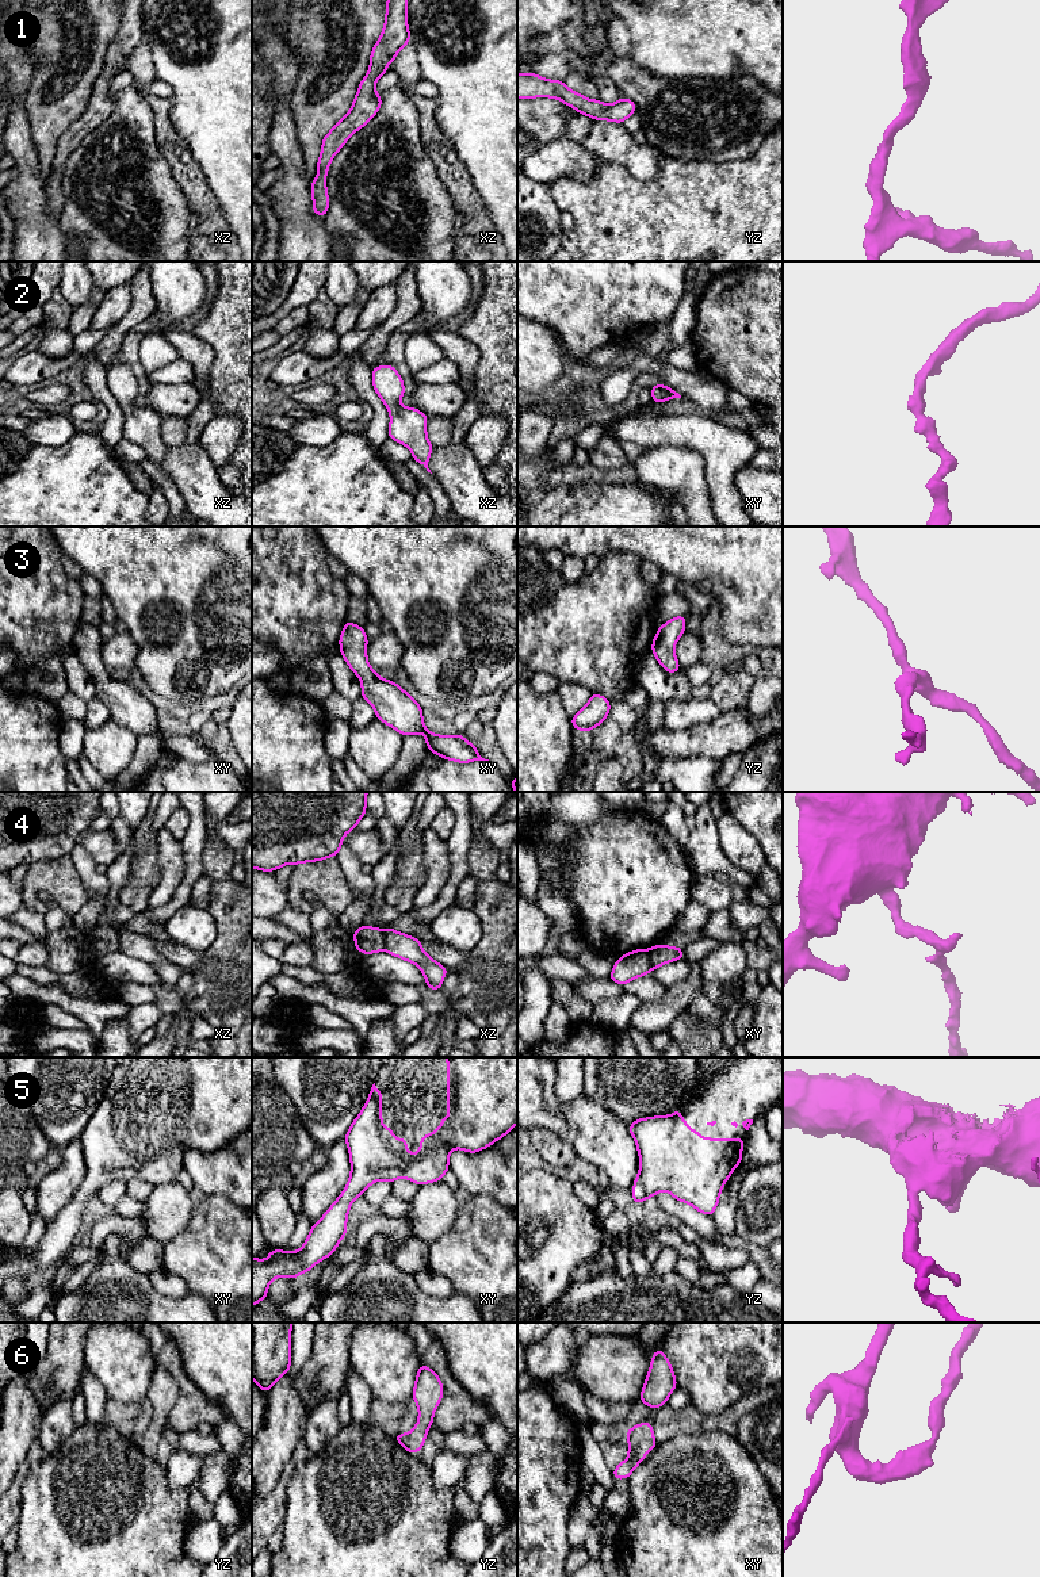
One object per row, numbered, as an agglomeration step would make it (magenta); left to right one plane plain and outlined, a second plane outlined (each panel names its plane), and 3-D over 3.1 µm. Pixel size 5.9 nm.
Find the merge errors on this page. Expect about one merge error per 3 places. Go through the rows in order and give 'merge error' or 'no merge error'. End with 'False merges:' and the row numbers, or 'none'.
1: no merge error
2: no merge error
3: no merge error
4: merge error
5: no merge error
6: no merge error
False merges: 4

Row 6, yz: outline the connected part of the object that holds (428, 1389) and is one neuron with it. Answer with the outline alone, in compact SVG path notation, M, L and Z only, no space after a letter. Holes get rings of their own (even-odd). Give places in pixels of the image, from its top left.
M420 1364L412 1398L418 1406L418 1423L408 1434L398 1434L394 1439L408 1451L418 1452L427 1439L427 1432L433 1425L433 1413L443 1398L443 1383L437 1374Z

